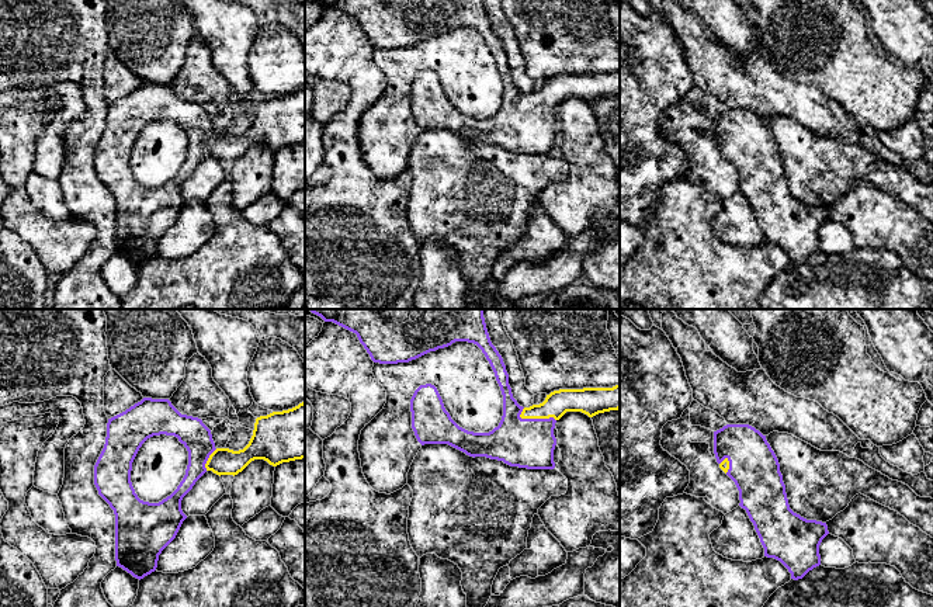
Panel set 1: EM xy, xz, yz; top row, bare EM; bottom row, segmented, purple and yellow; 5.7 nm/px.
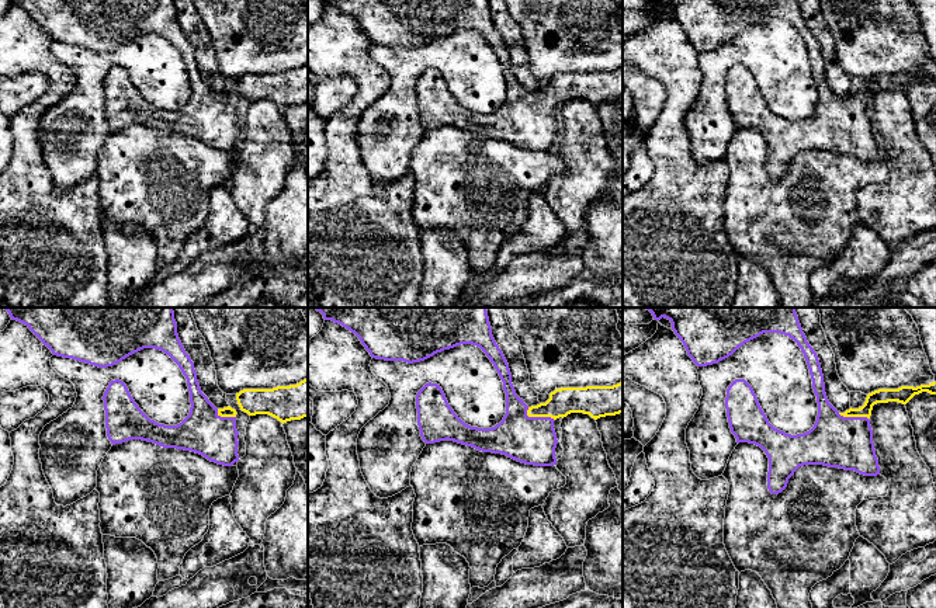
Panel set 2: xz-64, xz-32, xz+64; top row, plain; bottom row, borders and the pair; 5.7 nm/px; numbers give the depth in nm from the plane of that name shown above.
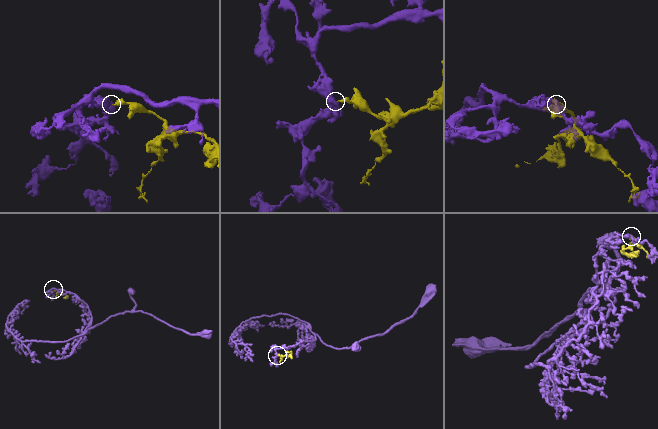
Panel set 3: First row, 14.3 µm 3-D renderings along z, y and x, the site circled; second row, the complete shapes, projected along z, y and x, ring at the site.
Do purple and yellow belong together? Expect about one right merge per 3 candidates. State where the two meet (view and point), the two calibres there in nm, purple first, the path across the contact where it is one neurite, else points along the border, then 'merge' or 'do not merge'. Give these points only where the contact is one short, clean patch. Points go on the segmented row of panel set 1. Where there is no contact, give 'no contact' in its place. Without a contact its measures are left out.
meets purple in xz at (537, 419); 280 nm thick on the purple side, 150 nm on the other; runs through xz (526, 443), (526, 434), (537, 419), (557, 403); merge

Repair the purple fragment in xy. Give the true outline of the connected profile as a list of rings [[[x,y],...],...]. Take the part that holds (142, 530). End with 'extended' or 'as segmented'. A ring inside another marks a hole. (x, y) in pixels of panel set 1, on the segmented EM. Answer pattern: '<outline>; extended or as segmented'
[[[143,398],[125,412],[108,419],[104,448],[94,465],[94,485],[98,495],[115,514],[115,561],[136,579],[143,579],[157,568],[159,555],[176,538],[187,516],[181,510],[183,497],[207,472],[237,475],[252,461],[264,459],[277,466],[282,462],[305,458],[305,402],[256,419],[249,444],[239,451],[216,448],[211,430],[201,419],[181,415],[169,399]],[[153,436],[174,436],[188,451],[185,475],[177,489],[159,503],[143,502],[131,482],[132,462],[142,444]]]; extended

